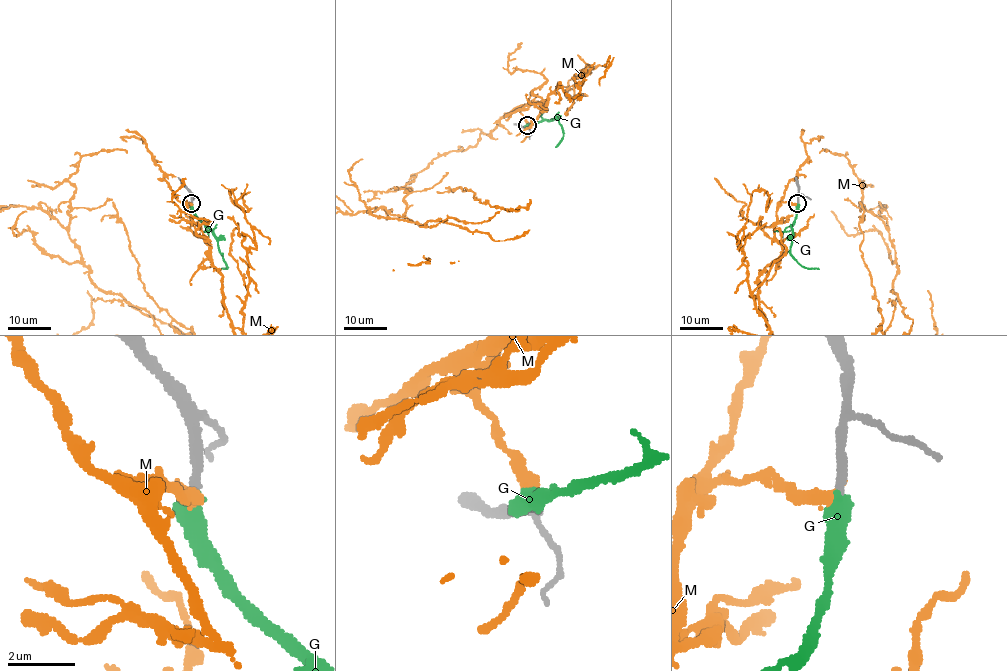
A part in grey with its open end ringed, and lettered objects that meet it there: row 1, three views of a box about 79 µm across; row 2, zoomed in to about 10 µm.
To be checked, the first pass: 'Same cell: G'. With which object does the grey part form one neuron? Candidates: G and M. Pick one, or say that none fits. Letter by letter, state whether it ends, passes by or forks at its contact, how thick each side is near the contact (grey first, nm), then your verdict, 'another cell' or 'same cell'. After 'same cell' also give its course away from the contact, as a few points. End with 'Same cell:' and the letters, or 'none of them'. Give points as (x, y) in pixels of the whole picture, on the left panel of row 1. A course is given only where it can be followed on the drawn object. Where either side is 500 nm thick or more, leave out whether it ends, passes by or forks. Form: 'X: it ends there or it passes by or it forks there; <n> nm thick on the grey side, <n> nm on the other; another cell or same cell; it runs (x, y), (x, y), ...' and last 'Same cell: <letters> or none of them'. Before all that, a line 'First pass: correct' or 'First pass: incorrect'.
First pass: correct
G: 260 nm thick on the grey side, 600 nm on the other; same cell; it runs (191, 203), (191, 211), (217, 242), (227, 267), (220, 269)
M: it ends there; 280 nm thick on the grey side, 440 nm on the other; another cell
Same cell: G

